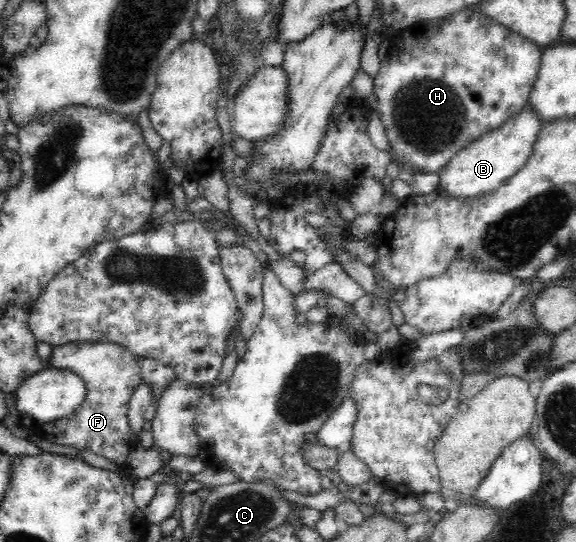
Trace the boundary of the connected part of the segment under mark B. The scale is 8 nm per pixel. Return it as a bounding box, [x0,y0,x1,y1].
[441,106,545,197]

